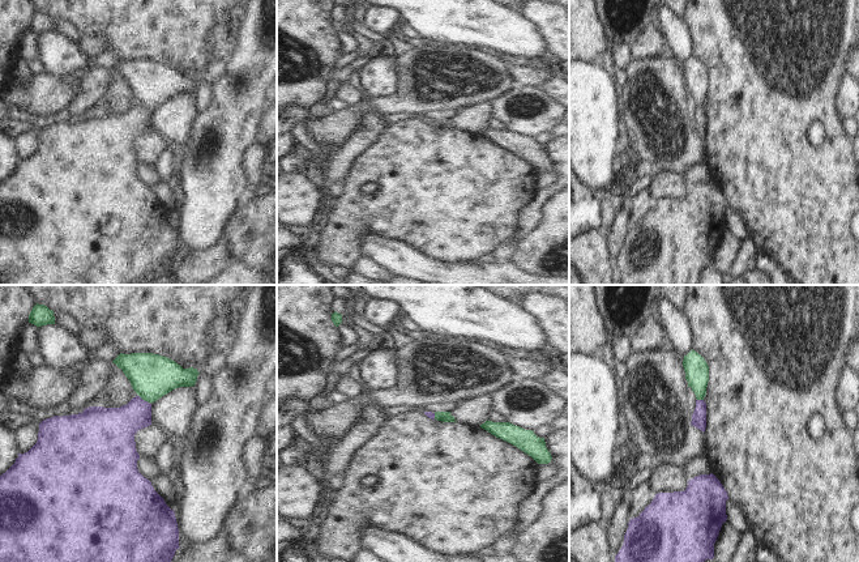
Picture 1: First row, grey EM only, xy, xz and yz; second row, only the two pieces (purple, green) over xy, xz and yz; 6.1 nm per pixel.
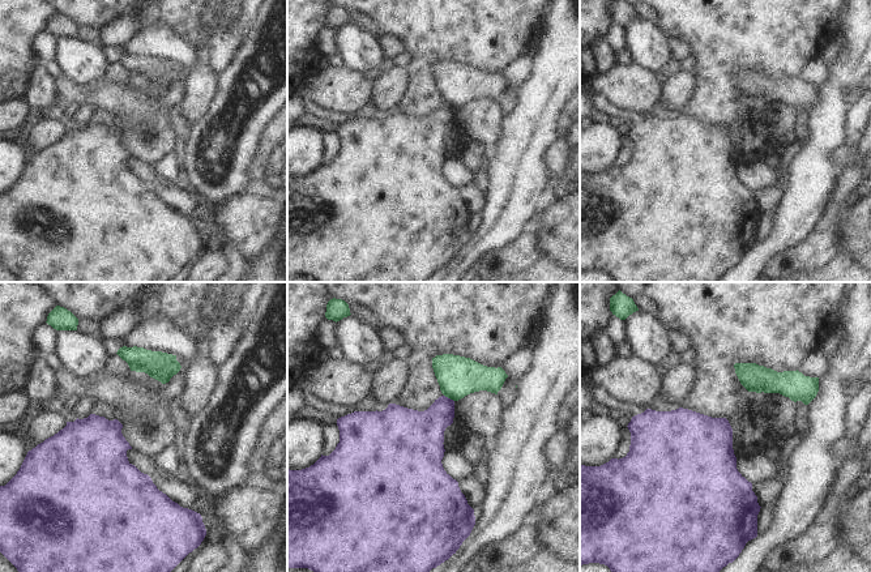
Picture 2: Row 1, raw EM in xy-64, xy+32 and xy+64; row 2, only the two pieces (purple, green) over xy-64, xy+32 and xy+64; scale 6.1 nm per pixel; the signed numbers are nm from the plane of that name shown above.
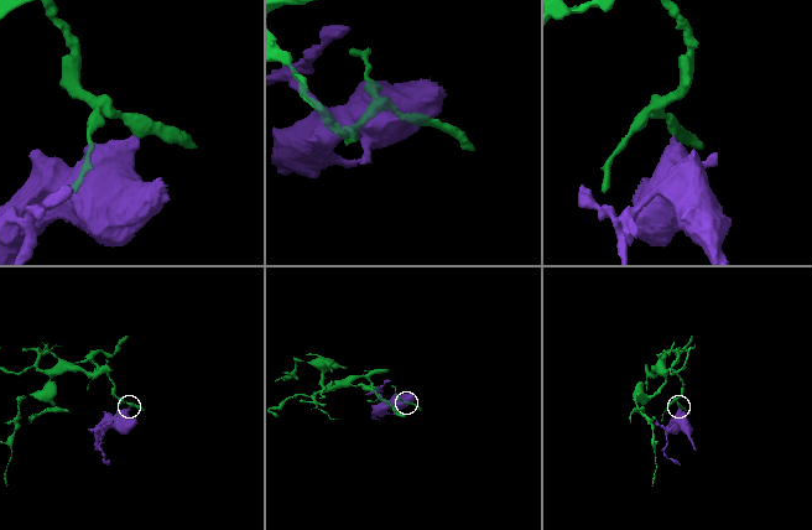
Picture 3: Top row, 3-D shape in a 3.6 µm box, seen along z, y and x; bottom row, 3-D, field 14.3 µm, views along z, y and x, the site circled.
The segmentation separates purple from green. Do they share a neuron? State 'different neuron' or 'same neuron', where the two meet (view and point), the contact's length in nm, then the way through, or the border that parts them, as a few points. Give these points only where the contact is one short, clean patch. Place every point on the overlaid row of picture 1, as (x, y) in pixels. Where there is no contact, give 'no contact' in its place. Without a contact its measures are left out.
different neuron | xy (144, 400) | 80 nm | along xy (139, 395), (148, 403)

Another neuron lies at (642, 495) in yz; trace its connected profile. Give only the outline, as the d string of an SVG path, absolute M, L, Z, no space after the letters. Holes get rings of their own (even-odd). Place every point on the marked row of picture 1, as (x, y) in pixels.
M645 481L640 484L634 491L629 493L631 495L631 519L640 516L646 506L651 503L655 497L650 482Z

